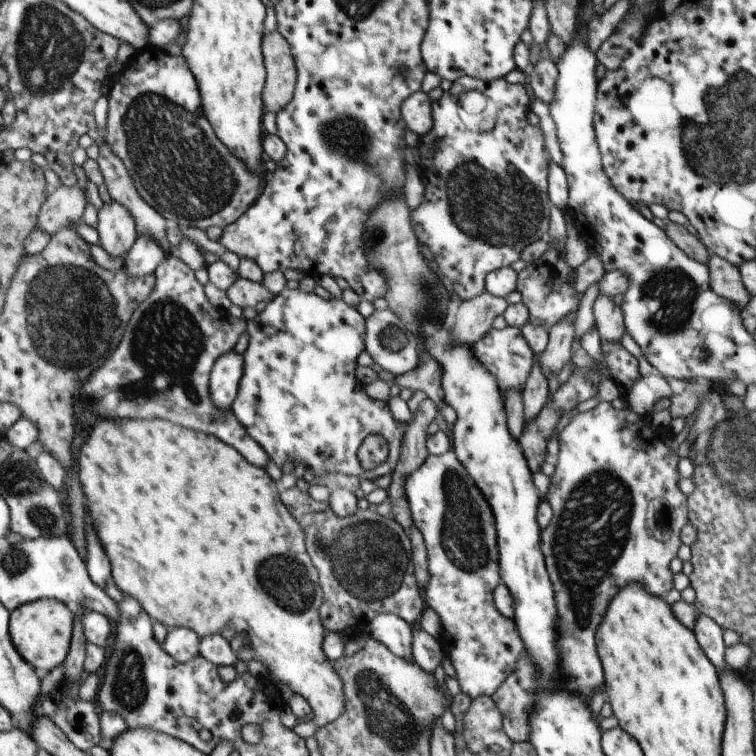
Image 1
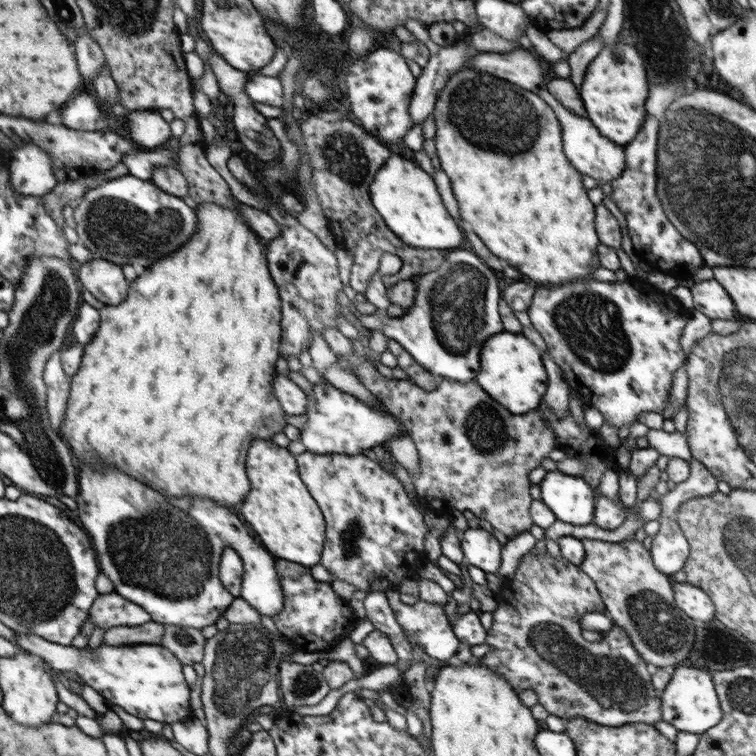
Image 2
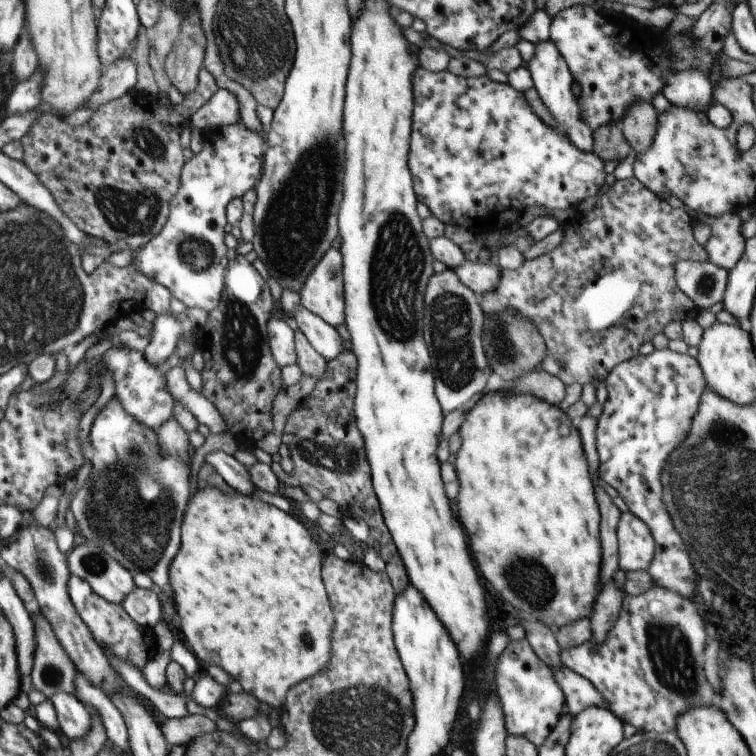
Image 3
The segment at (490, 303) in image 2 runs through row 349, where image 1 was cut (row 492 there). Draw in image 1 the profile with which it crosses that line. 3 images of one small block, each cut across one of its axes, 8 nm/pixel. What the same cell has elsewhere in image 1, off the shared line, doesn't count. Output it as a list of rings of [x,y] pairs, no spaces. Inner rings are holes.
[[[451,448],[444,454],[431,454],[428,456],[426,462],[424,462],[420,468],[417,468],[416,472],[412,472],[412,474],[406,478],[404,490],[406,490],[408,504],[410,504],[414,526],[422,533],[428,552],[428,574],[430,574],[430,580],[428,580],[426,590],[422,592],[424,594],[425,604],[432,608],[432,610],[436,610],[436,614],[440,616],[440,622],[442,622],[442,626],[444,626],[446,639],[450,641],[450,646],[448,646],[450,650],[448,650],[448,652],[450,652],[450,659],[453,663],[454,670],[456,670],[456,679],[458,680],[458,684],[460,685],[462,693],[469,696],[472,700],[479,696],[491,697],[496,690],[498,690],[499,686],[503,684],[504,680],[506,680],[508,674],[514,672],[518,658],[520,658],[520,656],[525,652],[525,646],[524,642],[522,642],[522,638],[520,638],[520,634],[518,634],[518,630],[516,630],[516,624],[513,618],[509,619],[500,614],[493,600],[493,590],[499,585],[501,578],[499,573],[500,567],[498,566],[499,554],[497,532],[494,522],[494,514],[492,514],[492,510],[490,510],[490,504],[486,502],[486,498],[482,496],[482,492],[480,492],[480,496],[478,496],[478,488],[476,488],[474,480],[470,478],[470,474],[466,472],[466,468],[462,466],[462,463],[458,460],[458,457]]]

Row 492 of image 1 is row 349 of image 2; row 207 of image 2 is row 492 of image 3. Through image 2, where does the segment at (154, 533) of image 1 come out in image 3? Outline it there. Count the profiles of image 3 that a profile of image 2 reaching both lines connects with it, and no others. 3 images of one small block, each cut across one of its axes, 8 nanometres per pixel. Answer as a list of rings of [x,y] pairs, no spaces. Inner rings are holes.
[[[208,486],[198,489],[198,492],[189,498],[189,502],[188,510],[183,516],[184,522],[181,524],[180,548],[170,565],[170,584],[174,590],[174,606],[179,615],[180,637],[202,666],[208,667],[212,664],[220,666],[232,676],[233,680],[240,682],[248,694],[254,694],[261,703],[264,702],[279,710],[292,686],[320,672],[330,660],[335,620],[321,576],[324,555],[300,520],[296,520],[293,515],[274,505],[260,501],[259,498],[238,492],[224,494],[224,490]]]

